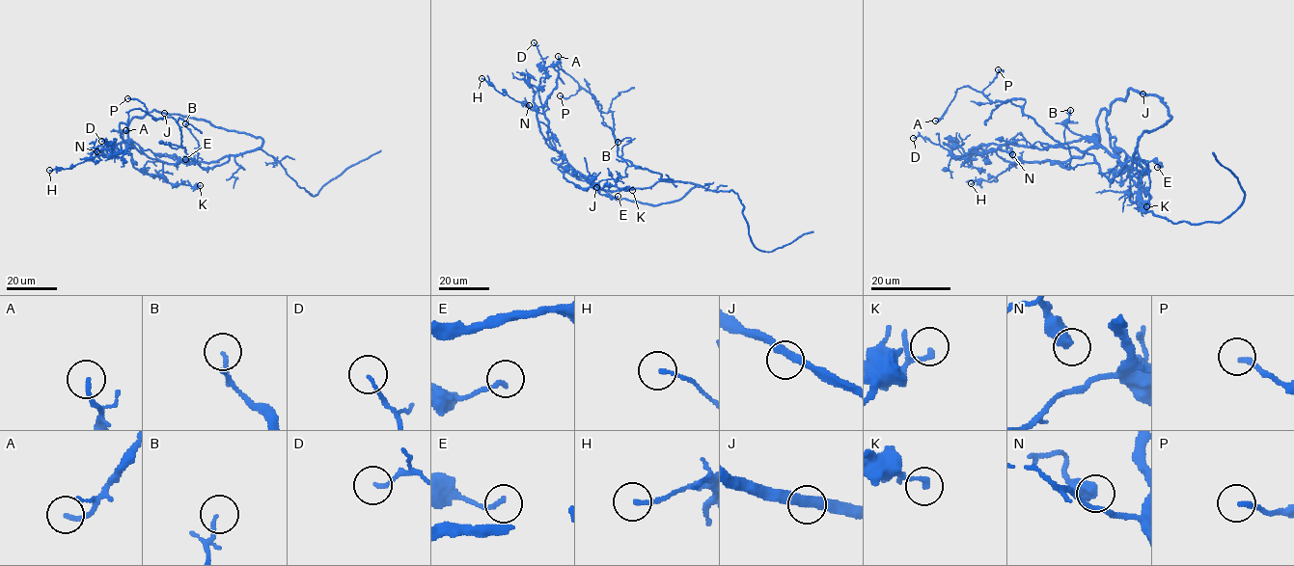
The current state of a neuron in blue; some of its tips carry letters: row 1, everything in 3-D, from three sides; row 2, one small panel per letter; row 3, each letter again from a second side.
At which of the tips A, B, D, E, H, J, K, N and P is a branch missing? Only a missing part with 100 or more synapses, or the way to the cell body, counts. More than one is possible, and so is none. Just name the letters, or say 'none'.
none

